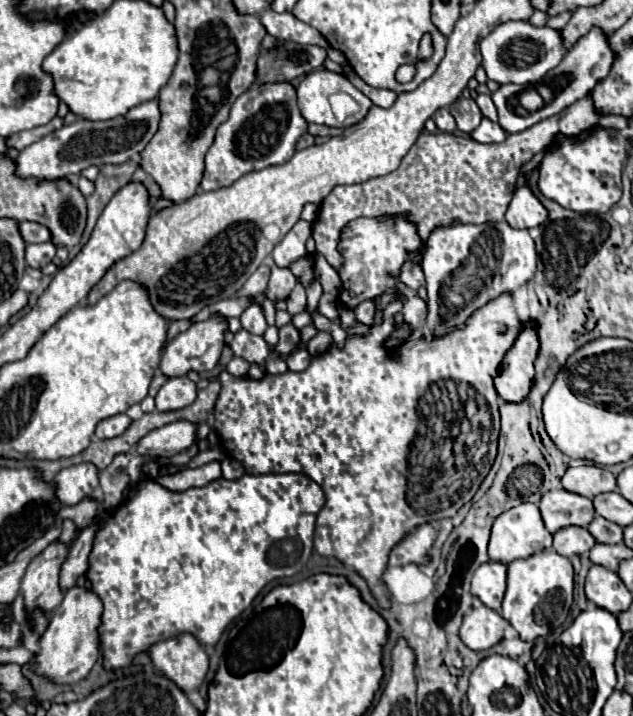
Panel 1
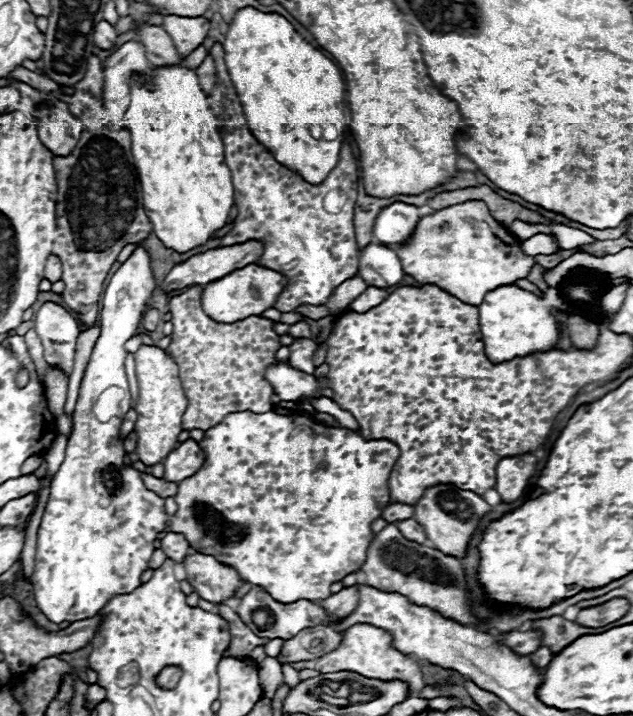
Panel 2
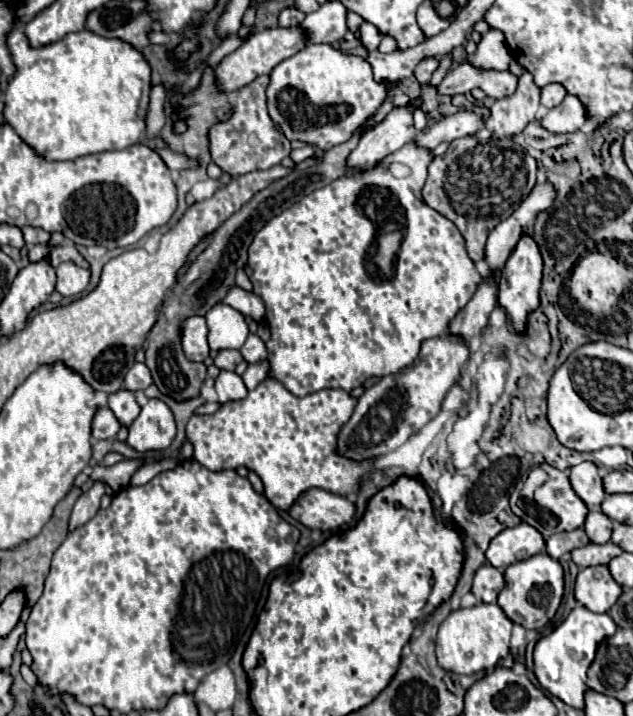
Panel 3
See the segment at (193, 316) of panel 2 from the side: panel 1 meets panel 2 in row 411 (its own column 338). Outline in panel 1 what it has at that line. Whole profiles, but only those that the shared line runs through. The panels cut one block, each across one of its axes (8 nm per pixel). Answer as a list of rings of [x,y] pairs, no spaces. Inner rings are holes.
[[[588,94],[586,98],[530,126],[528,130],[508,134],[506,142],[500,144],[480,144],[472,138],[446,132],[422,132],[394,172],[362,184],[336,186],[322,200],[322,210],[312,222],[316,248],[328,260],[328,264],[338,270],[342,266],[342,254],[338,250],[342,230],[348,226],[348,222],[360,216],[404,216],[416,224],[418,236],[422,240],[420,252],[424,252],[428,236],[440,226],[500,222],[504,220],[504,212],[514,196],[514,184],[520,166],[538,154],[546,144],[550,144],[556,134],[562,132],[566,136],[576,136],[598,124],[600,118],[602,114],[594,110],[594,102],[590,102]]]

